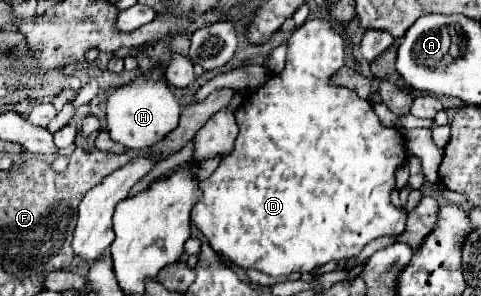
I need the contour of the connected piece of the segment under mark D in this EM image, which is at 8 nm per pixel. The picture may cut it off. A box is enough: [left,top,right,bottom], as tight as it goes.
[192,19,406,277]

